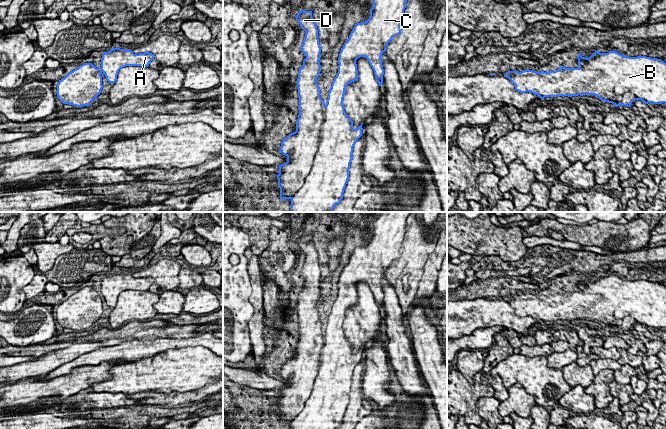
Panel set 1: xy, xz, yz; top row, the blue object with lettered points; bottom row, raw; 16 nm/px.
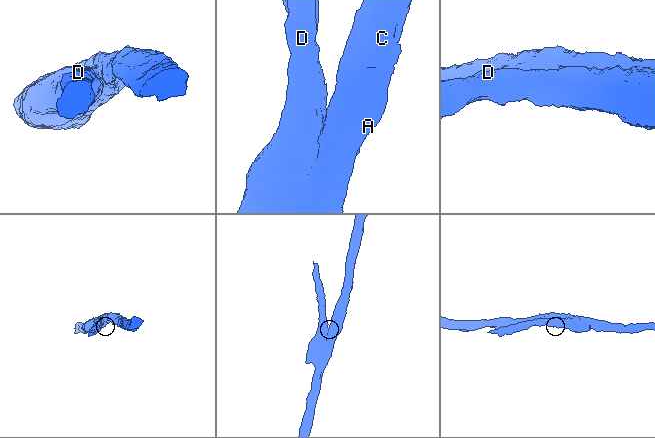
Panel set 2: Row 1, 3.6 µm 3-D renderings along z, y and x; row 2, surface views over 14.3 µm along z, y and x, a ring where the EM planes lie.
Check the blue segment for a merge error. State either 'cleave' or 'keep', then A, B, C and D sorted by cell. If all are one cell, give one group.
cleave; A B C / D

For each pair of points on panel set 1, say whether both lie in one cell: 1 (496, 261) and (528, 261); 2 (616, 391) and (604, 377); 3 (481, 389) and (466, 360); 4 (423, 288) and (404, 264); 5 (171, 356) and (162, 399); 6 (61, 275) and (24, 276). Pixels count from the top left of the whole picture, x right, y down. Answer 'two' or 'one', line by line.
1: one
2: two
3: two
4: two
5: two
6: two

